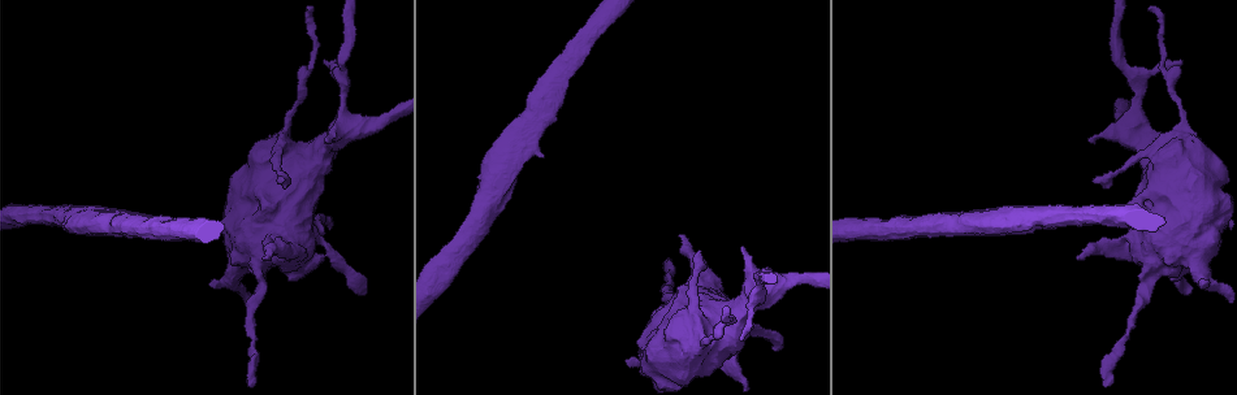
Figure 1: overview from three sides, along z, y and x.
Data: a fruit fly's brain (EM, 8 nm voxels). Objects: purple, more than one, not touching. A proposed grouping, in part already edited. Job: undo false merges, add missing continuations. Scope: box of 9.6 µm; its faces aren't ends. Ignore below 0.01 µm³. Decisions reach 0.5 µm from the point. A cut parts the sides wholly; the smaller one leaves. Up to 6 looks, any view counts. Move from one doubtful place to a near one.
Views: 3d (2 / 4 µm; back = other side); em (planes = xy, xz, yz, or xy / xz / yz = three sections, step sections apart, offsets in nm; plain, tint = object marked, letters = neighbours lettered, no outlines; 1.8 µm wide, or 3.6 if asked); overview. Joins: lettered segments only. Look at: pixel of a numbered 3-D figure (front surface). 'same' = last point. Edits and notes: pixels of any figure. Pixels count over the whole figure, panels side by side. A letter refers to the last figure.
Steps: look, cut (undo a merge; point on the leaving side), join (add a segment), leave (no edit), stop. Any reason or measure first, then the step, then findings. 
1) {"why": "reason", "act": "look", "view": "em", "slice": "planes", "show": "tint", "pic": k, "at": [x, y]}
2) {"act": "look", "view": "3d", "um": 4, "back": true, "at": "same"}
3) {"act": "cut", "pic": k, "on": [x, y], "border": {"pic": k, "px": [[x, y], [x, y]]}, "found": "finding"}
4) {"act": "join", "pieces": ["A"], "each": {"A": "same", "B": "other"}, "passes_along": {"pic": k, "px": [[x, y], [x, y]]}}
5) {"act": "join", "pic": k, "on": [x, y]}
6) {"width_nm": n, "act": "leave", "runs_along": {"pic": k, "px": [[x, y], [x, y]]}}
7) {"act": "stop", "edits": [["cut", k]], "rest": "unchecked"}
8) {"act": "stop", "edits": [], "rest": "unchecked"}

{"why": "sudden change in width", "act": "look", "view": "em", "um": 3.6, "slice": "xz", "step": 8, "show": "letters", "pic": 1, "at": [1186, 204]}

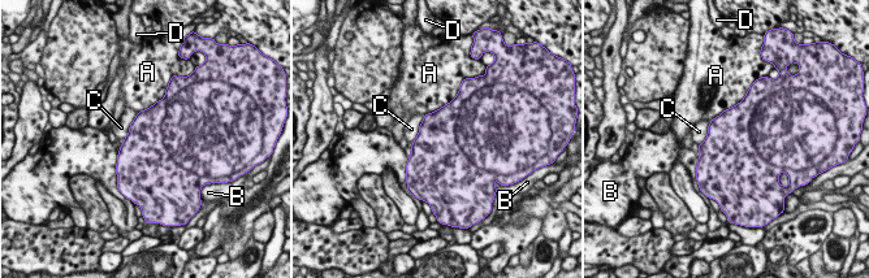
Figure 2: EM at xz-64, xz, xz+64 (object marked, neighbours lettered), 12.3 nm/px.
{"act": "leave", "each": {"A": "other", "B": "other", "C": "other", "D": "other"}, "border": {"pic": 2, "px": [[138, 112], [124, 138]]}, "found": "all the same cell"}

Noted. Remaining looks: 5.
{"why": "free end", "act": "look", "view": "em", "slice": "planes", "show": "tint", "pic": 1, "at": [1208, 280]}

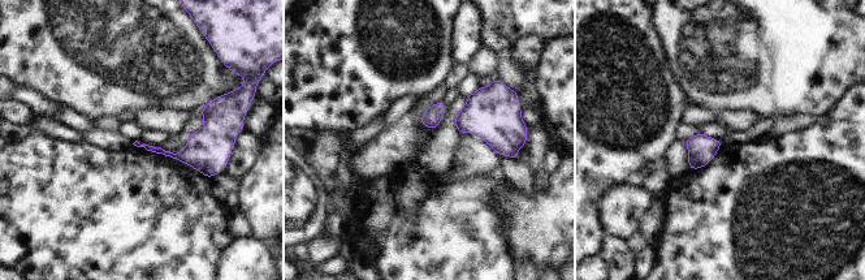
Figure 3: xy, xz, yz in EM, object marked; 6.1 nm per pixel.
{"why": "see the neighbours", "act": "look", "view": "em", "slice": "planes", "show": "letters", "at": "same"}

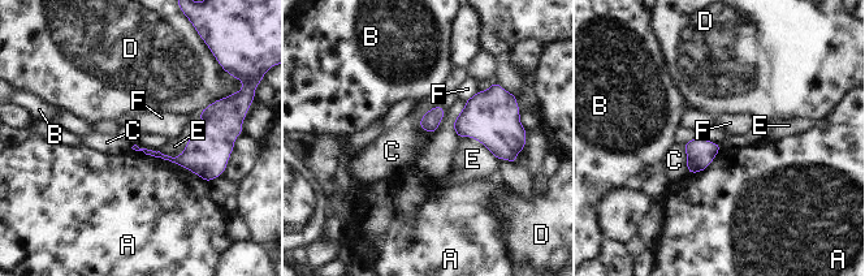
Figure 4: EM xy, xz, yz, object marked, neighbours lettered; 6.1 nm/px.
{"act": "leave", "each": {"A": "other", "B": "other", "C": "other", "D": "other", "E": "other", "F": "other"}, "border": {"pic": 4, "px": [[130, 147], [168, 159], [208, 182]]}, "found": "none of them fits"}

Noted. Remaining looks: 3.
{"why": "branch stops here", "act": "look", "view": "3d", "um": 4, "pic": 1, "at": [1076, 257]}

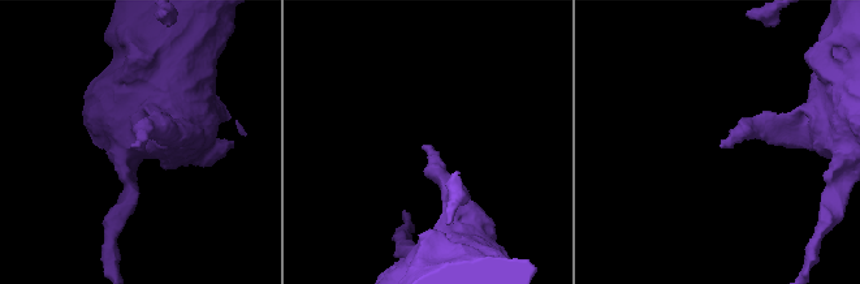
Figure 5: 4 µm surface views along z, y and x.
{"act": "look", "view": "em", "slice": "planes", "show": "letters", "pic": 5, "at": [721, 148]}

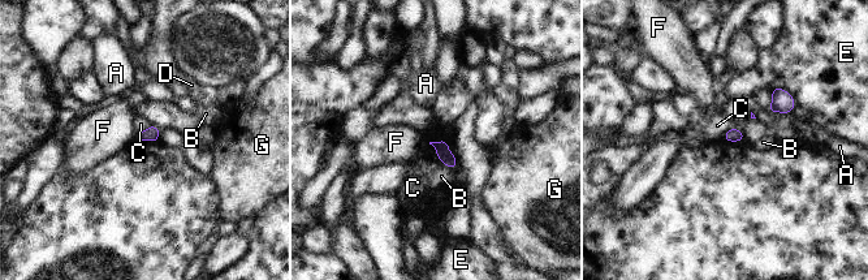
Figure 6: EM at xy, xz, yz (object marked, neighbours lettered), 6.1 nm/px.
{"act": "leave", "each": {"A": "other", "B": "other", "C": "other", "D": "other", "E": "other", "F": "other", "G": "other"}, "found": "no lettered segment goes on from it"}

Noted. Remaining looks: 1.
{"act": "stop", "edits": [], "rest": "unchecked"}

